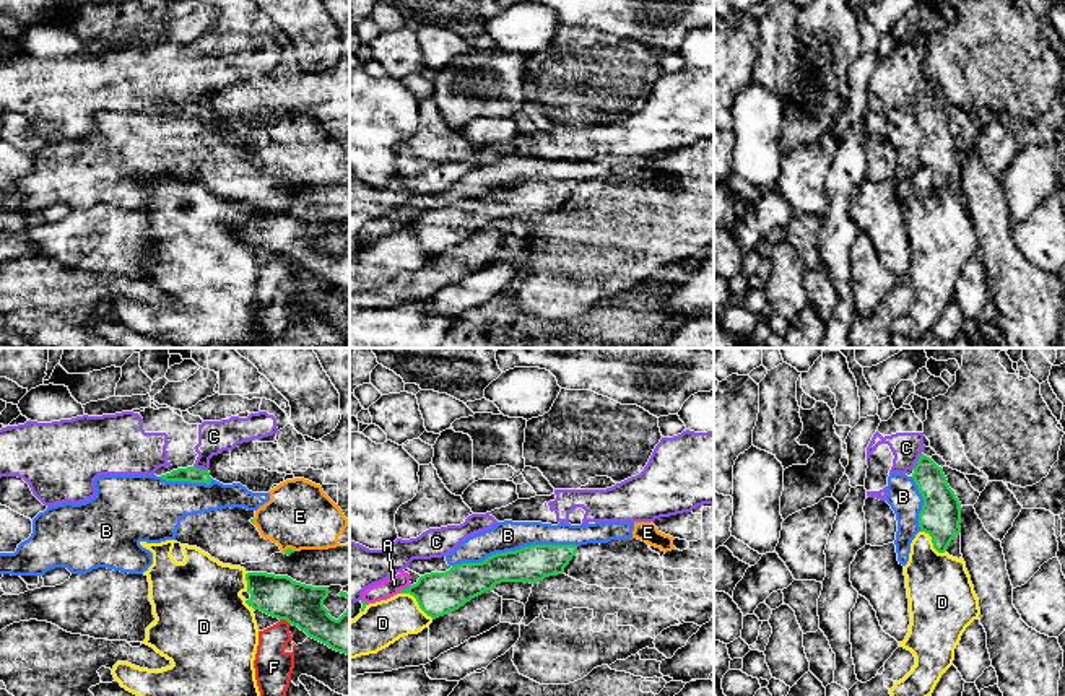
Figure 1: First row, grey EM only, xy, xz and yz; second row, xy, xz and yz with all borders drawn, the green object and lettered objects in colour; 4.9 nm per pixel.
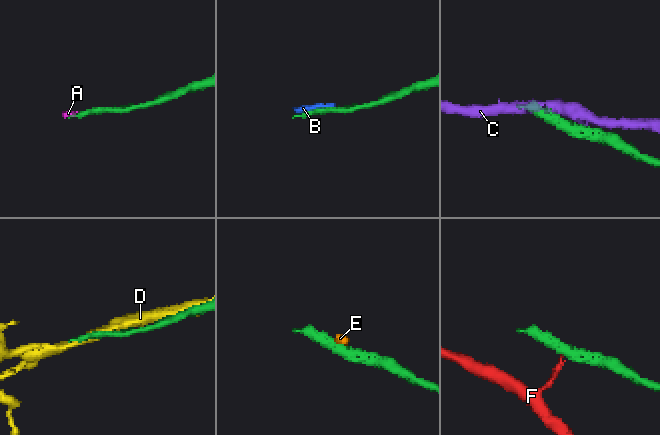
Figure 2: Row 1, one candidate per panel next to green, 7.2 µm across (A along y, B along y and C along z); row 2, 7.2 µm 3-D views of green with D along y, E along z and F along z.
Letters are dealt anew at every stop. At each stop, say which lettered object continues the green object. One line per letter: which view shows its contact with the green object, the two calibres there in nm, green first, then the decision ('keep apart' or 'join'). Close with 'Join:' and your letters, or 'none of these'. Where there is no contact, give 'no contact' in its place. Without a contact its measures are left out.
A: meets green in xz; 220 nm thick on the green side, 90 nm on the other; keep apart
B: meets green in xz; 180 nm thick on the green side, 150 nm on the other; keep apart
C: meets green in yz; 180 nm thick on the green side, 150 nm on the other; keep apart
D: meets green in xz; 220 nm thick on the green side, 220 nm on the other; keep apart
E: meets green in xy; 40 nm thick on the green side, 340 nm on the other; keep apart
F: meets green in xy; 220 nm thick on the green side, 190 nm on the other; keep apart
Join: none of these

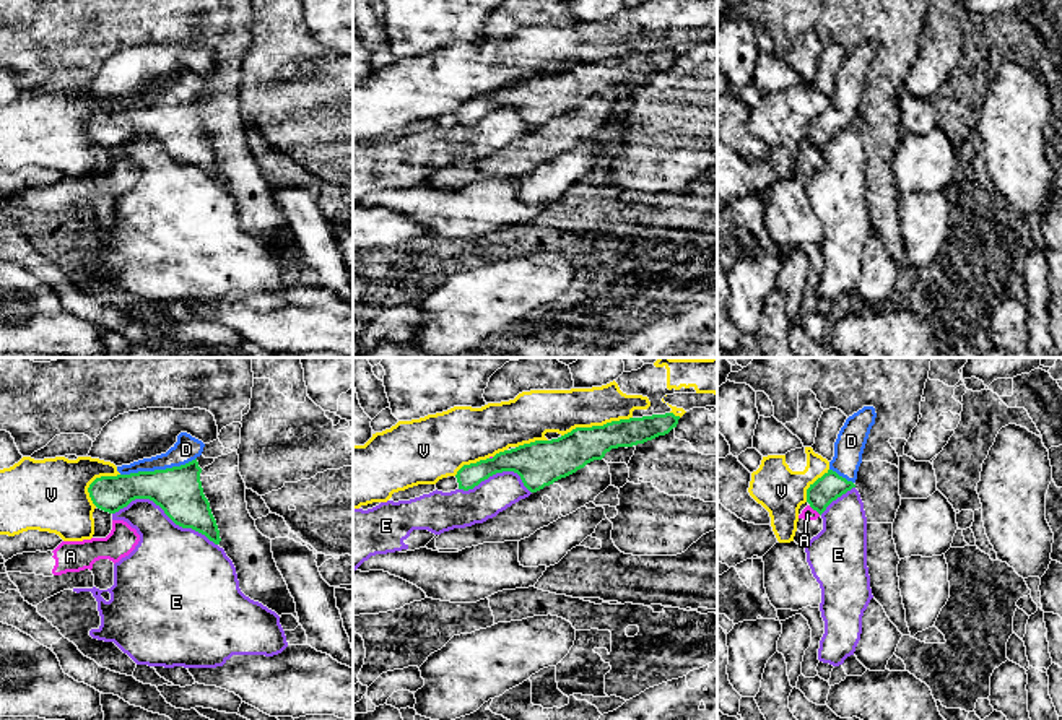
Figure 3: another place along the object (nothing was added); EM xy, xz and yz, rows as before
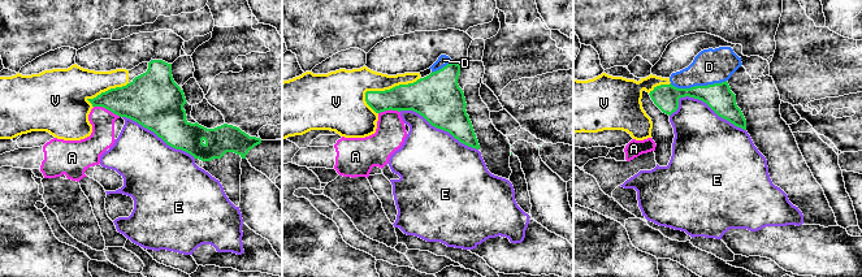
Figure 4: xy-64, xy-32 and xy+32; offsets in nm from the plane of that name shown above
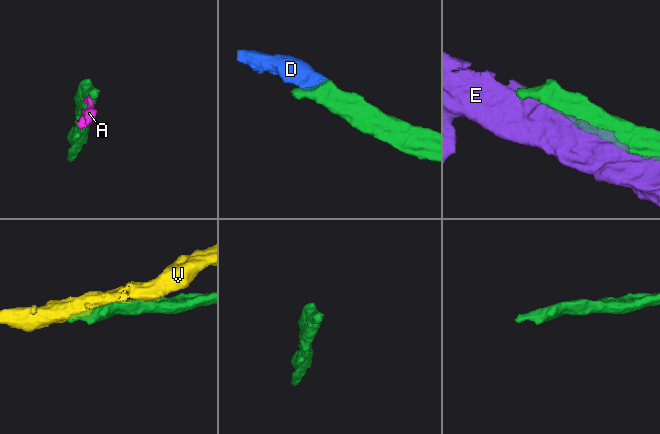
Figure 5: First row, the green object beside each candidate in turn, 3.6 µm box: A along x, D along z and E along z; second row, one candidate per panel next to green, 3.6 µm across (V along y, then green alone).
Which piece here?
A: meets green in yz; 140 nm thick on the green side, 60 nm on the other; keep apart
D: meets green in xy; 240 nm thick on the green side, 120 nm on the other; join
E: meets green in xy; 240 nm thick on the green side, 380 nm on the other; keep apart
V: meets green in xz; 200 nm thick on the green side, 220 nm on the other; keep apart
Join: D

